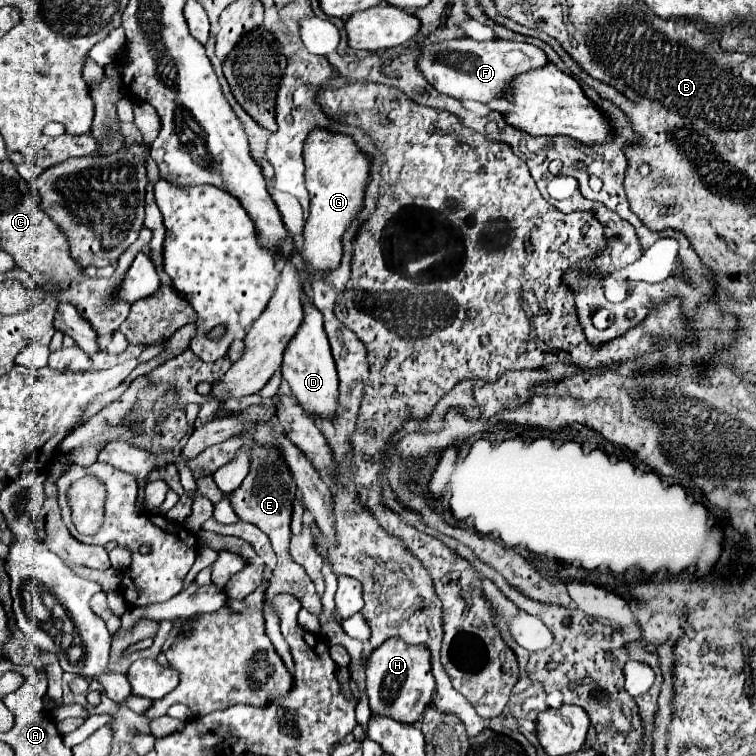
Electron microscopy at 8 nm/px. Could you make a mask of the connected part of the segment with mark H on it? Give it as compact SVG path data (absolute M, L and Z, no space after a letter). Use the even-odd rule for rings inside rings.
M387 638L367 658L367 696L371 710L399 718L399 722L417 722L431 702L435 678L431 674L431 652L421 644L407 644L401 638Z

